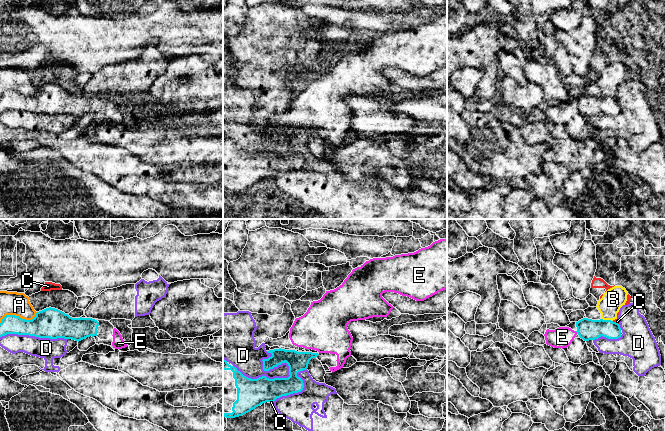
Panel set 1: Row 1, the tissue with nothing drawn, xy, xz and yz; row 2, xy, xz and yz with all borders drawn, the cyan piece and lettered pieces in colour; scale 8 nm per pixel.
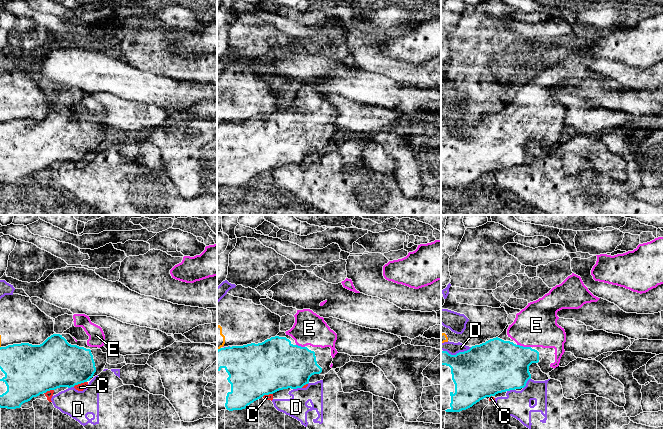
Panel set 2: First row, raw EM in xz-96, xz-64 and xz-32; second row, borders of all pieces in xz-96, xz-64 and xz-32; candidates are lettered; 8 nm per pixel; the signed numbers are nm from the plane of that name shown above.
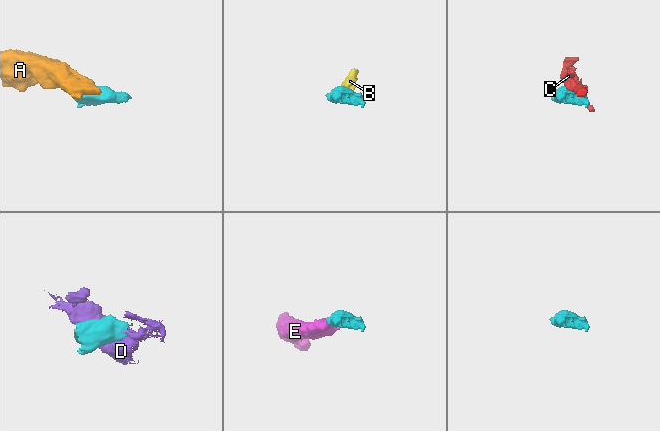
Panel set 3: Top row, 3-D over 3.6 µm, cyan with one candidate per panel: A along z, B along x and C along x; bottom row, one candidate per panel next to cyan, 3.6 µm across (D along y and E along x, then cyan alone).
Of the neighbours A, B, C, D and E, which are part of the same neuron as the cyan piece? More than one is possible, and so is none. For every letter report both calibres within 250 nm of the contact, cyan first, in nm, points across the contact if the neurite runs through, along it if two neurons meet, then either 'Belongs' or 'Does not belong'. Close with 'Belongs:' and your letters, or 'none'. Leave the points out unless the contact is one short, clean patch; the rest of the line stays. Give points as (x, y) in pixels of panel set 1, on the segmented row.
A: Thickness 240 nm (cyan) against 190 nm. Boundary: xy (37, 312), (31, 319), (6, 315), (0, 323). Does not belong
B: Thickness 170 nm (cyan) against 180 nm. Boundary: yz (601, 318), (612, 321). Does not belong
C: Thickness 170 nm (cyan) against 30 nm. Does not belong
D: Thickness 240 nm (cyan) against 240 nm. Does not belong
E: Thickness 170 nm (cyan) against 170 nm. Path across: yz (587, 329), (576, 331), (562, 337). Belongs
Belongs: E

